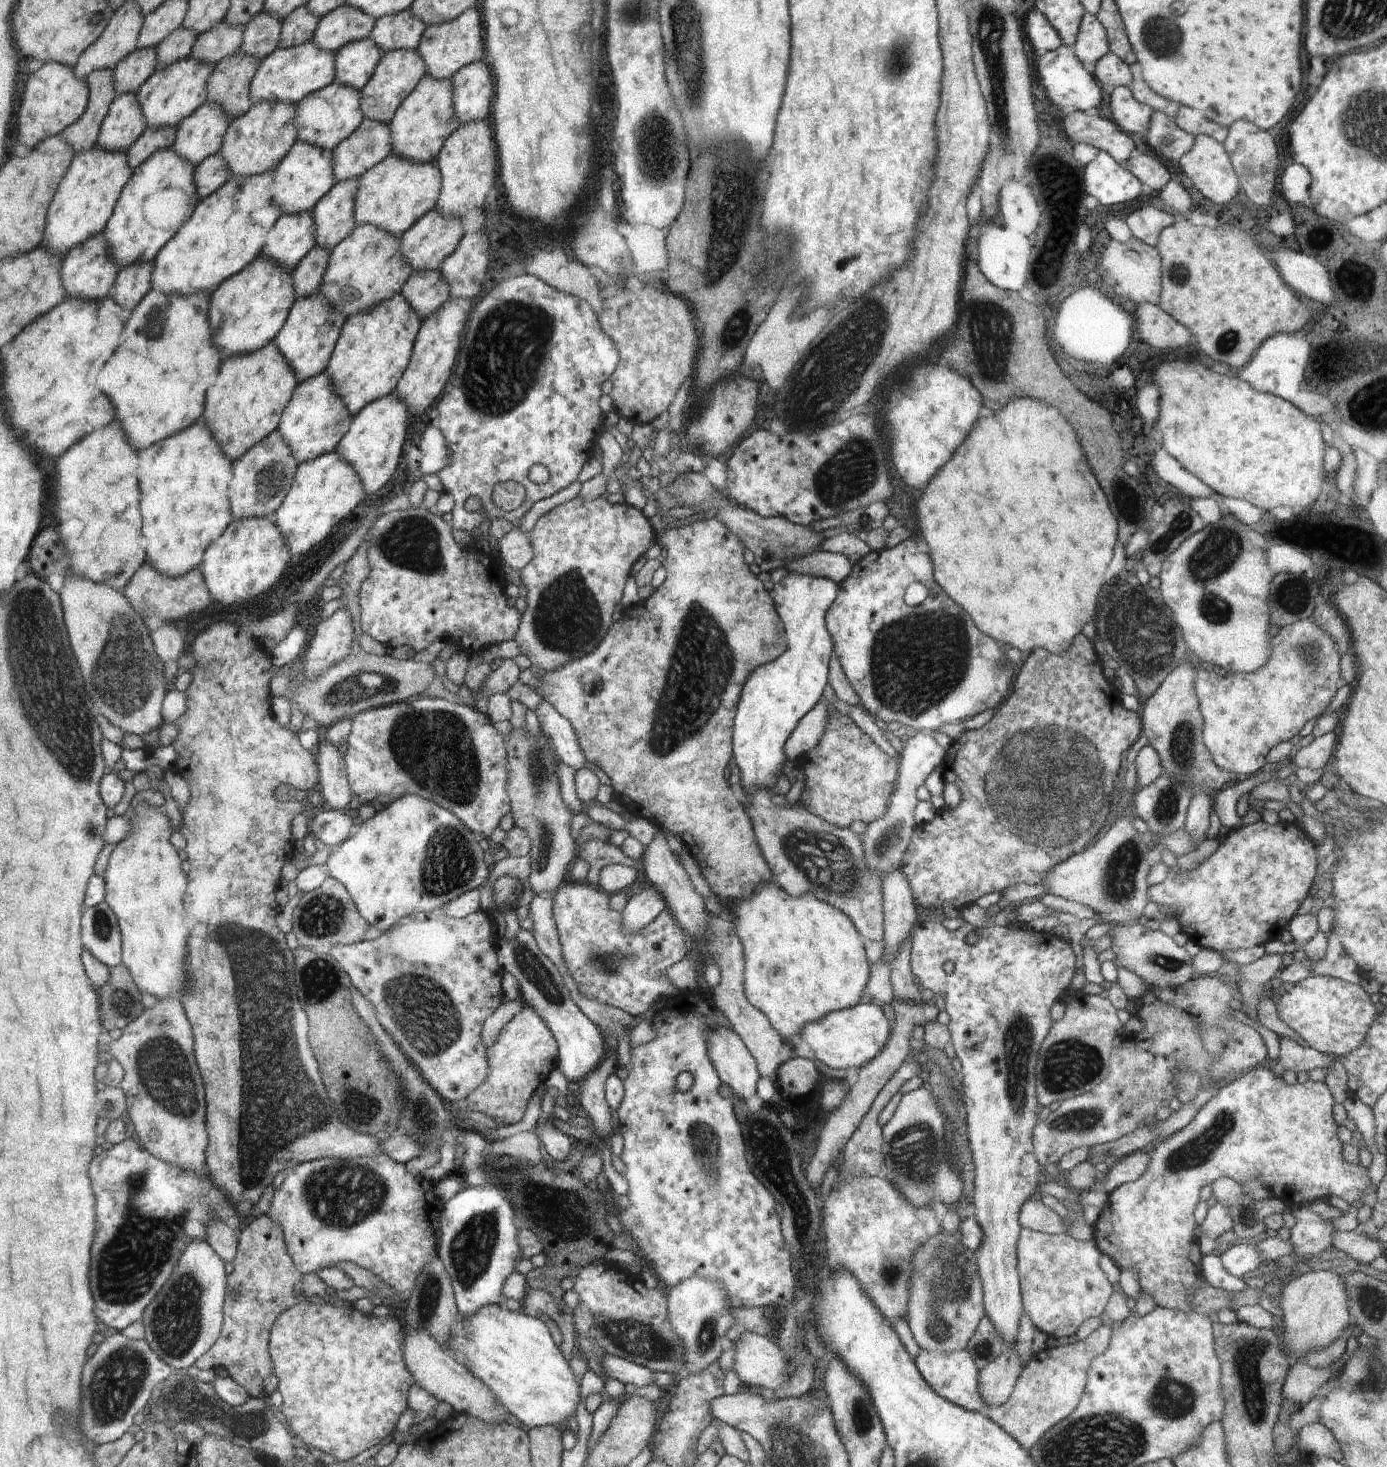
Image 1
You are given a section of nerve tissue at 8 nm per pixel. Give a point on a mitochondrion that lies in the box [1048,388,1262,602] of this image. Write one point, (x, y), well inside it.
(1219, 551)

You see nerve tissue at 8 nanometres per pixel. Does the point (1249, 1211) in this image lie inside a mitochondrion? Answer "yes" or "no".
yes

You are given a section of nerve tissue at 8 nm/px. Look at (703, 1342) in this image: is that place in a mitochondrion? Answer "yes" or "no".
yes

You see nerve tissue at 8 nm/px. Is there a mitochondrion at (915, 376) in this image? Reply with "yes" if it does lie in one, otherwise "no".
no

